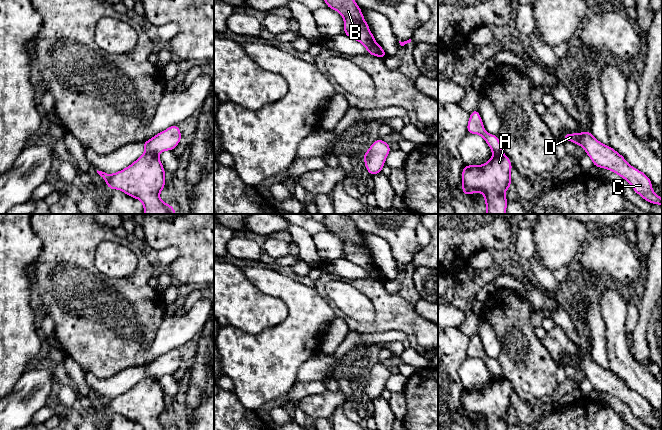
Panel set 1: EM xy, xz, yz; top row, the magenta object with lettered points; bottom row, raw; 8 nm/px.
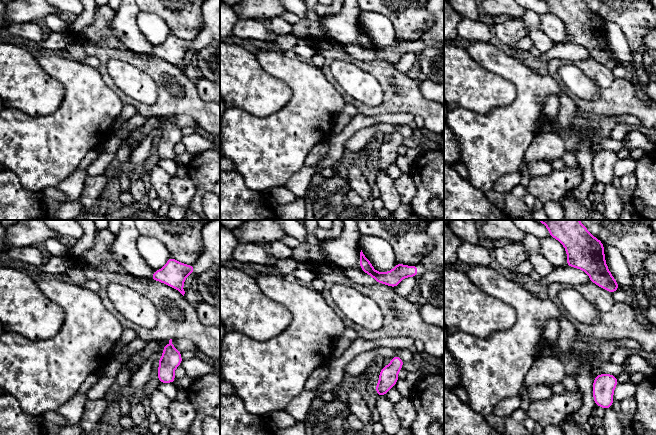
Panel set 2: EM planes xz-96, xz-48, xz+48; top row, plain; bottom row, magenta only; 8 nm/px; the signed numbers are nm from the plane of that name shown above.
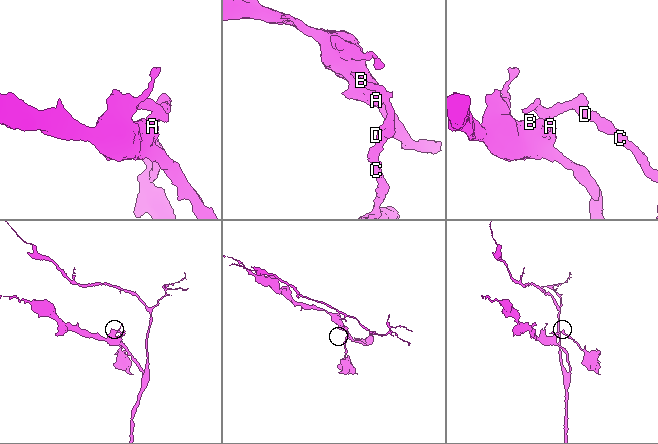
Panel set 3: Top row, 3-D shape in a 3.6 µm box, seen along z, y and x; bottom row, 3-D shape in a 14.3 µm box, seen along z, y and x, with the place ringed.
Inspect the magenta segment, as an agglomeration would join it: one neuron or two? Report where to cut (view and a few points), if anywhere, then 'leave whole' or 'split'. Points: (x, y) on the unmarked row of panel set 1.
cut xy (148, 375), (157, 379); split

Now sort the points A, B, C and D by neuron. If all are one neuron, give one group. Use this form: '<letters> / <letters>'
A B / C D

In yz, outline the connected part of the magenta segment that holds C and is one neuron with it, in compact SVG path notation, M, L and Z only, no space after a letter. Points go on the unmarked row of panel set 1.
M591 356L571 357L565 360L565 366L571 365L584 372L593 389L608 393L629 406L633 414L649 427L662 430L662 422L652 414L649 401L632 391L625 382L611 370L598 365Z

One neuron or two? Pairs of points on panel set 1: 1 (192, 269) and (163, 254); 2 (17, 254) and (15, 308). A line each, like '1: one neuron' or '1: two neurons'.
1: two neurons
2: one neuron

